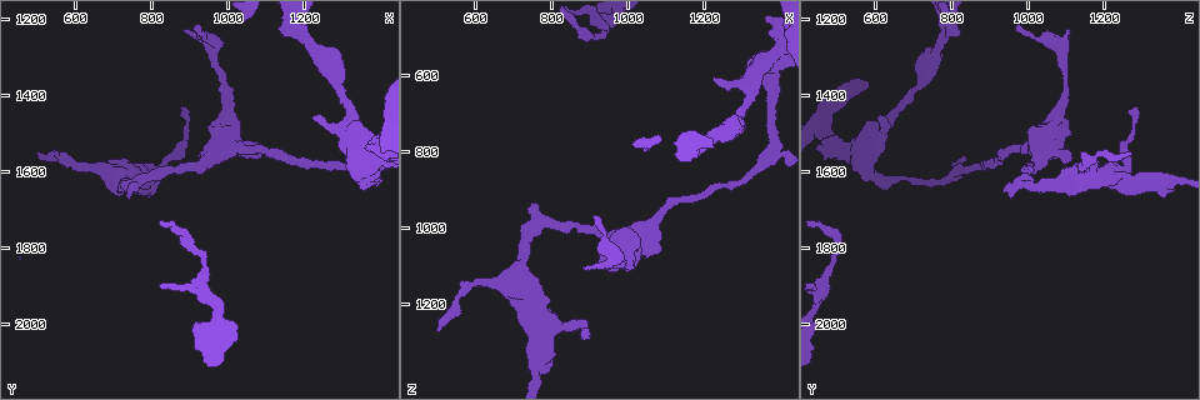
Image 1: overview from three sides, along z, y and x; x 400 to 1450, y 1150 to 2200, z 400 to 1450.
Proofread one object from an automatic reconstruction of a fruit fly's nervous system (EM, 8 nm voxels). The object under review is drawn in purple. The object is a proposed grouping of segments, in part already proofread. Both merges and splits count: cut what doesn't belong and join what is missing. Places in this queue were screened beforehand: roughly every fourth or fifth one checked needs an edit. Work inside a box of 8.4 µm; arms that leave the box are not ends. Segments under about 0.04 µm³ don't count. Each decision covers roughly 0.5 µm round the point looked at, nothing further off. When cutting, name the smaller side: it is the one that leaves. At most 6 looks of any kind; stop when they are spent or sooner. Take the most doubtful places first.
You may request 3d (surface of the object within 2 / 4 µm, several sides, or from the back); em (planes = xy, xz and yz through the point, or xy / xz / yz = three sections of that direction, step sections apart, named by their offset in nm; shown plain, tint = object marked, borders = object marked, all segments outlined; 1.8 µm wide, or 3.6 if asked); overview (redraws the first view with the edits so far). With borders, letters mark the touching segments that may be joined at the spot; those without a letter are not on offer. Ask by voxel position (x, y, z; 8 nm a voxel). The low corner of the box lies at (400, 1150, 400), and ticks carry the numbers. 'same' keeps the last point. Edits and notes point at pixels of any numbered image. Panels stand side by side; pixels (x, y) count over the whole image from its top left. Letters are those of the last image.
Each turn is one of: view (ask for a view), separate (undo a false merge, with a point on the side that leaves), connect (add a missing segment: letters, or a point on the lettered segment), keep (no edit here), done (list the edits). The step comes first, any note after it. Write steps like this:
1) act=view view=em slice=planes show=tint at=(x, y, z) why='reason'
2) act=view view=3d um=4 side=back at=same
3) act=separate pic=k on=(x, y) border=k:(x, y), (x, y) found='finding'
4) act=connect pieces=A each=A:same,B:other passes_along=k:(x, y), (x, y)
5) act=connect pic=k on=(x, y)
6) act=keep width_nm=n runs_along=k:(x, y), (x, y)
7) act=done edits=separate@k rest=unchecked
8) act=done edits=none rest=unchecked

act=view view=em slice=xz step=16 show=tint at=(890, 1440, 1260) why='thin end'

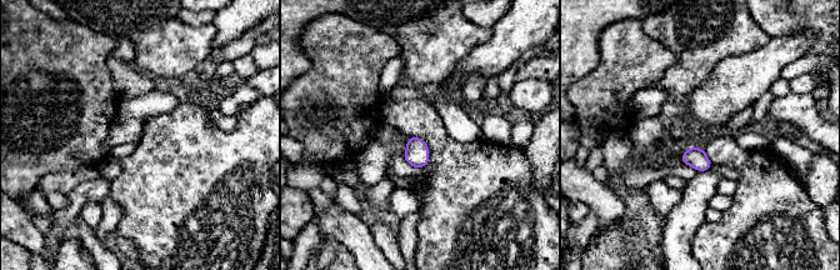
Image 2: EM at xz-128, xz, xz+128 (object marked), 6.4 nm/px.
act=view view=em slice=xy step=8 show=borders at=same

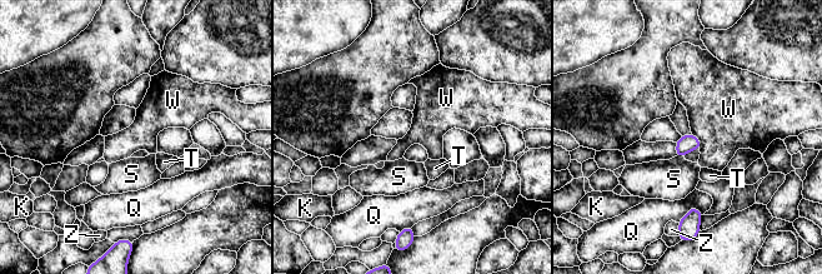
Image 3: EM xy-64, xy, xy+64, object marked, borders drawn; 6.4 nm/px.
act=keep each=K:other,Q:other,S:other,T:other,W:other,Z:other border=3:(692, 133), (701, 143), (700, 149) found='no lettered segment goes on from it'

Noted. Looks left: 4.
act=view view=3d um=2 at=(735, 1660, 950) why='thin end'

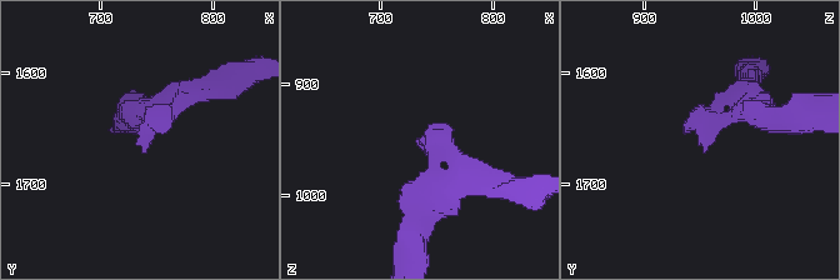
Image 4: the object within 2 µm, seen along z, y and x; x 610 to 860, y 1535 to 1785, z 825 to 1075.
act=view view=em slice=xz step=8 show=borders at=(734, 1662, 948)

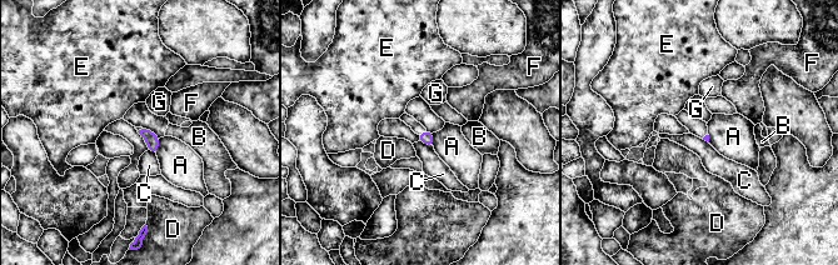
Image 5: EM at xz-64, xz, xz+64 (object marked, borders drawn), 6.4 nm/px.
act=view view=em slice=xy step=16 show=borders at=same why='cut it another way'

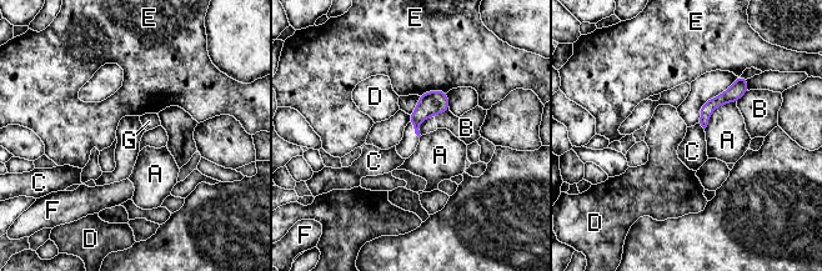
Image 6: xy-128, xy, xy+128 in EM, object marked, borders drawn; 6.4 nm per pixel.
act=keep each=A:other,B:other,C:other,D:other,E:other,F:other,G:other runs_along=6:(740, 80), (706, 113), (703, 123) found='none of them fits'

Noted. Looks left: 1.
act=done edits=none rest=unchecked

